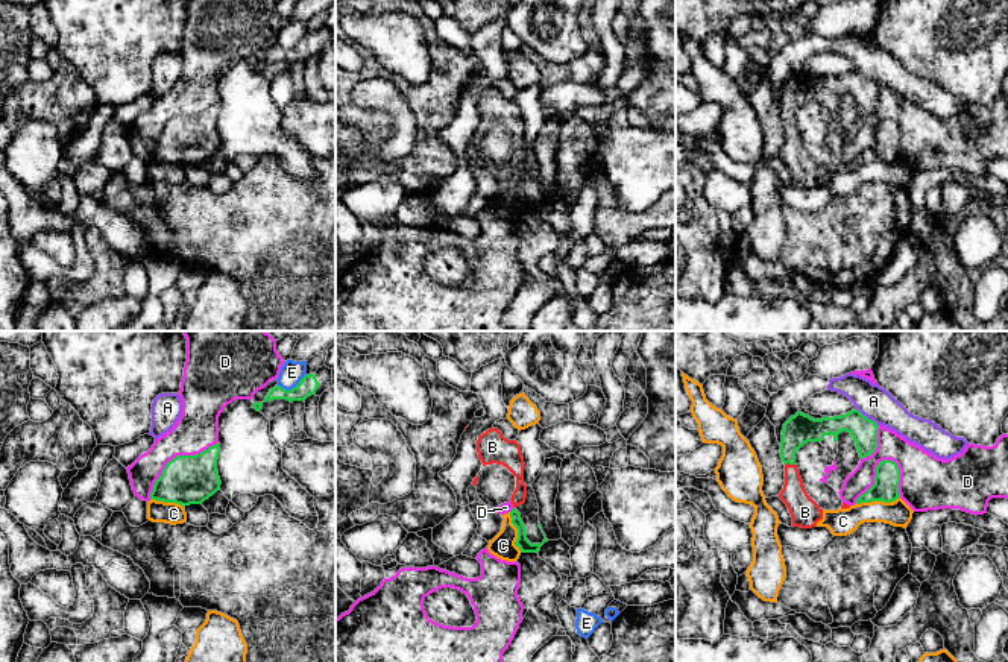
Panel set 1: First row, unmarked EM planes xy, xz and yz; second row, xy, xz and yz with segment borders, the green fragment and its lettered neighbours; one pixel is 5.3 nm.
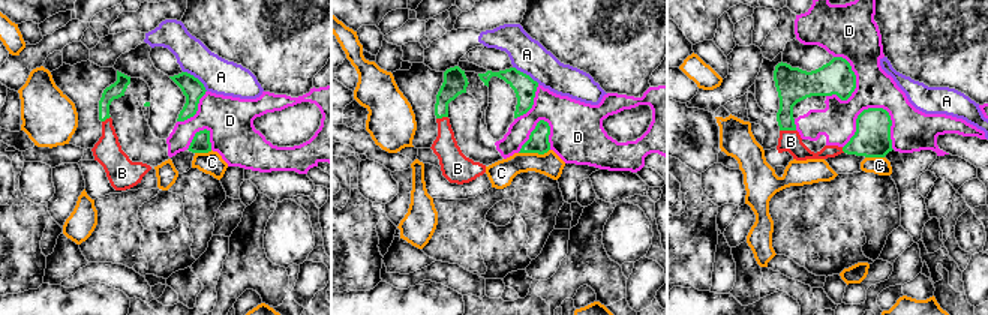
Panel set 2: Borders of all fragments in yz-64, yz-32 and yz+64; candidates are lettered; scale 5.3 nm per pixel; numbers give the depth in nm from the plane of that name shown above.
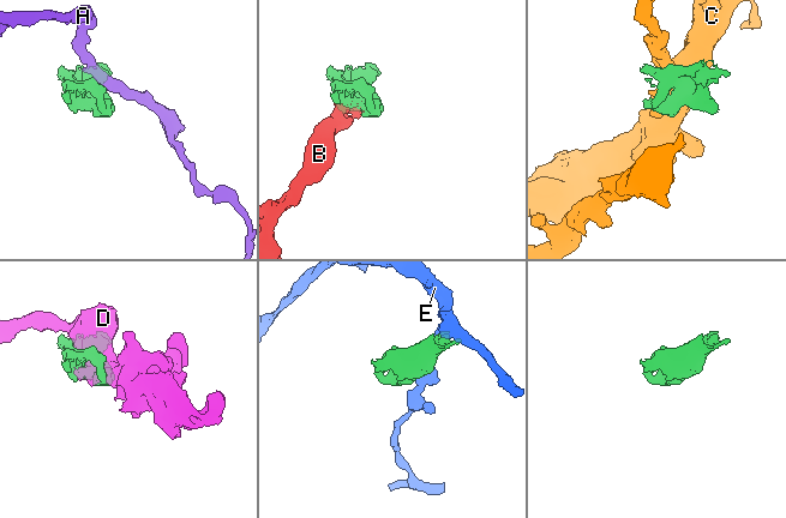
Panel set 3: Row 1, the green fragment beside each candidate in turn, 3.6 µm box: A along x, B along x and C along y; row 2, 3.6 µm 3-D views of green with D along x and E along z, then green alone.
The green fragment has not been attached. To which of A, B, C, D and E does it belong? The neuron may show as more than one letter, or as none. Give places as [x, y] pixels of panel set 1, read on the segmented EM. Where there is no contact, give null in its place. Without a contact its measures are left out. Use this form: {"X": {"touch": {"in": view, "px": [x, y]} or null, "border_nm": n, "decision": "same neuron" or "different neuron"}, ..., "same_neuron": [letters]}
{"A": {"touch": {"in": "yz", "px": [866, 416]}, "border_nm": 160, "decision": "different neuron"}, "B": {"touch": {"in": "yz", "px": [790, 463]}, "border_nm": 60, "decision": "same neuron"}, "C": {"touch": {"in": "yz", "px": [878, 500]}, "border_nm": 240, "decision": "different neuron"}, "D": {"touch": {"in": "yz", "px": [876, 476]}, "border_nm": 320, "decision": "different neuron"}, "E": {"touch": {"in": "xy", "px": [293, 387]}, "border_nm": 170, "decision": "different neuron"}, "same_neuron": ["B"]}

